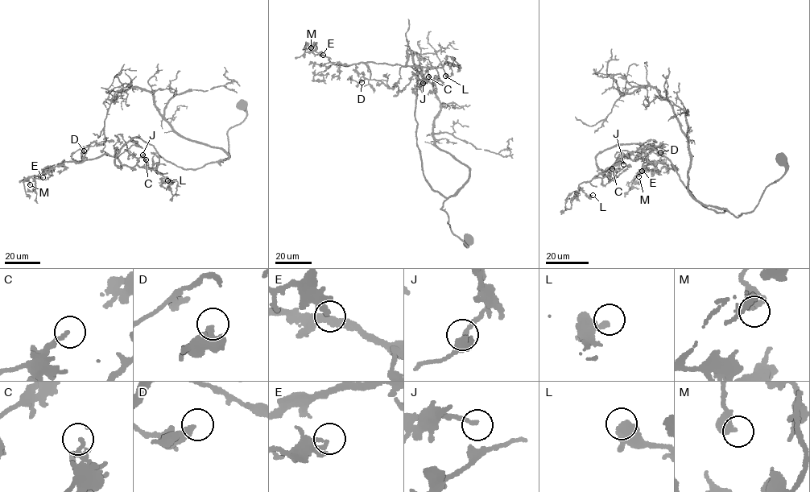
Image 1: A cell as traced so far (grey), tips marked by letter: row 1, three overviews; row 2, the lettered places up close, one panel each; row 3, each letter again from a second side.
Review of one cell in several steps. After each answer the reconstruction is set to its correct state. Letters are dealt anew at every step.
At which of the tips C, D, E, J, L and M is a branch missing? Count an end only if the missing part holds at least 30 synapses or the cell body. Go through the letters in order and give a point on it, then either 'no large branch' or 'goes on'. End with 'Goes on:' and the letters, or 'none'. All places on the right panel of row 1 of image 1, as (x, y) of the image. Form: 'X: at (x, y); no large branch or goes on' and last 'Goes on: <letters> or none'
C: at (612, 168); no large branch
D: at (660, 152); no large branch
E: at (642, 171); no large branch
J: at (623, 164); no large branch
L: at (593, 195); no large branch
M: at (638, 176); no large branch
Goes on: none

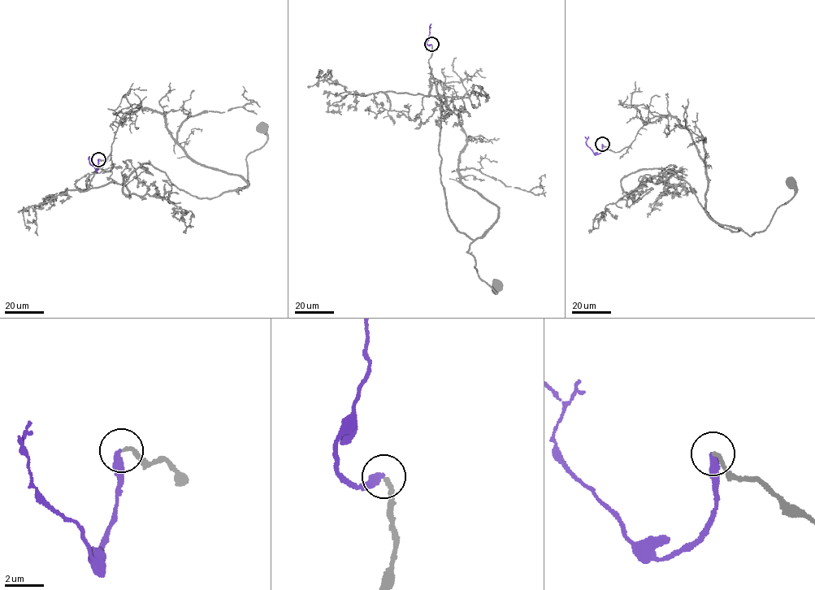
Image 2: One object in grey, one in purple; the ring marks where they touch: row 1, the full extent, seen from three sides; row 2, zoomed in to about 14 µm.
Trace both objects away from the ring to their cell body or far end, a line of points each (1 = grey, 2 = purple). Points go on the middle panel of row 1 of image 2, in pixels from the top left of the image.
1: (431, 45), (431, 71), (466, 136), (459, 178), (498, 210), (467, 252), (479, 276), (496, 292), (497, 284)
2: (431, 45), (428, 45), (427, 43), (431, 28)

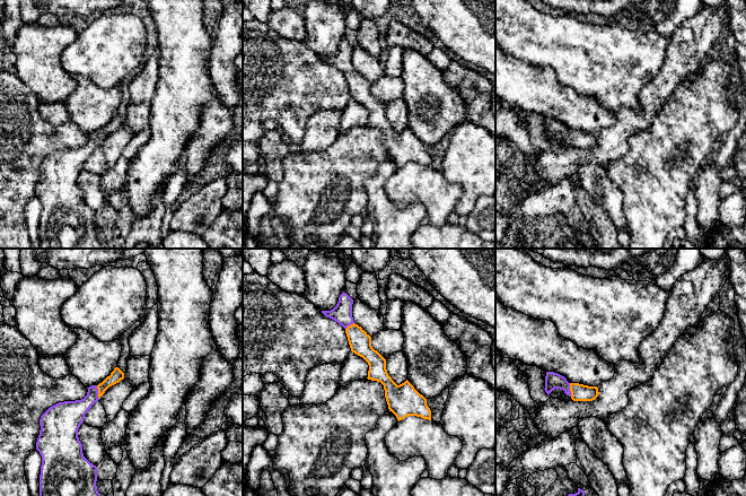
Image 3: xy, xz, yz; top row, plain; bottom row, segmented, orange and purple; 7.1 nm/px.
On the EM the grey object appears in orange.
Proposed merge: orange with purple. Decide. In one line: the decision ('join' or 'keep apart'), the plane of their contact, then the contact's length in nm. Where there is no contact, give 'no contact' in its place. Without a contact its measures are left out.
join | xy | 100 nm

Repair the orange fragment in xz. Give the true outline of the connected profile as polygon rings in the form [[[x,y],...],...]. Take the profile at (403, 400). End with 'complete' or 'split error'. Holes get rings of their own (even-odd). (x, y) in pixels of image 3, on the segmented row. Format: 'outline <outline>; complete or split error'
outline [[[343,291],[336,306],[331,311],[322,311],[322,313],[345,329],[351,351],[368,363],[367,378],[380,382],[384,385],[388,409],[398,421],[407,416],[431,420],[431,410],[427,404],[427,399],[407,380],[397,385],[388,375],[386,359],[372,348],[371,337],[354,323],[352,304],[353,299]]]; split error

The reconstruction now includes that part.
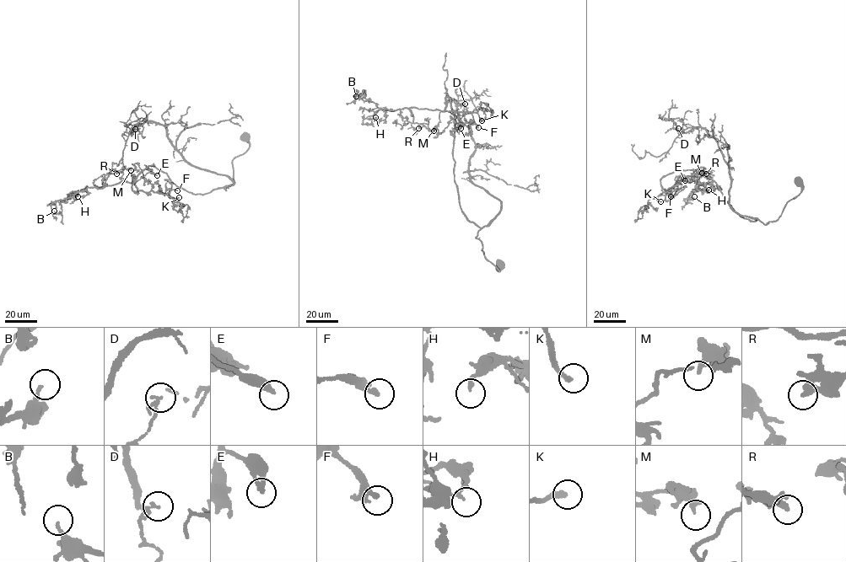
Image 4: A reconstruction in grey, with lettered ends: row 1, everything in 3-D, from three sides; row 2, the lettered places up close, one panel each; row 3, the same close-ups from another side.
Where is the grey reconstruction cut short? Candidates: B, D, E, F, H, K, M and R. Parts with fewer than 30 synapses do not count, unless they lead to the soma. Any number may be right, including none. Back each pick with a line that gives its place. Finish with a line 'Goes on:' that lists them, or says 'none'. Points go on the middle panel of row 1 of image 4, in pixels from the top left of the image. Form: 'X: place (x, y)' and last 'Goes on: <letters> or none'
K: place (482, 120)
Goes on: K

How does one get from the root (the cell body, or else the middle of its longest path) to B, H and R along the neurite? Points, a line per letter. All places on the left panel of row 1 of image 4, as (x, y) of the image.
B: (245, 137), (225, 190), (192, 194), (148, 166), (132, 184), (138, 192), (125, 180), (87, 187), (54, 211)
H: (245, 137), (225, 190), (192, 194), (150, 166), (132, 184), (137, 193), (123, 179), (69, 194), (78, 196)
R: (245, 137), (225, 190), (192, 194), (153, 166), (137, 193), (125, 180), (103, 187), (116, 173)

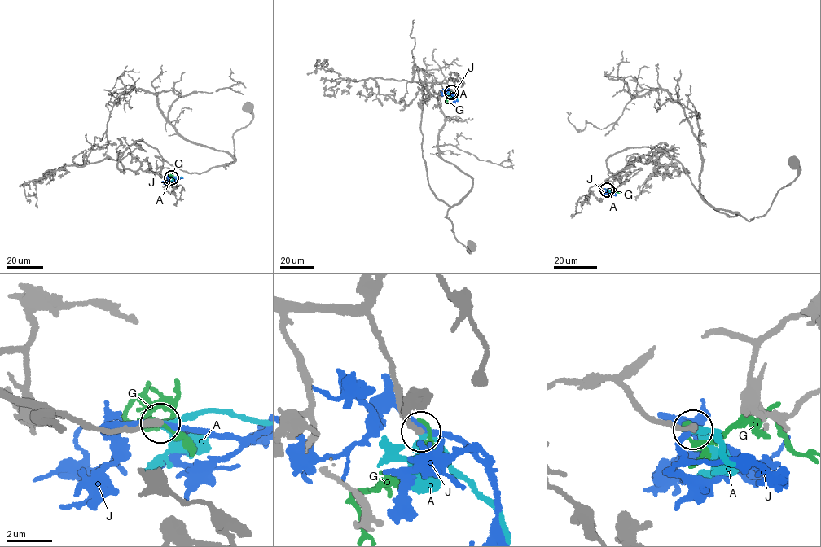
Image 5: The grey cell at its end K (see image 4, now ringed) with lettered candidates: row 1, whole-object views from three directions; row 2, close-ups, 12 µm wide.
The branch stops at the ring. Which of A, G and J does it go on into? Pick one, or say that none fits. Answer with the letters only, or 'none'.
A

